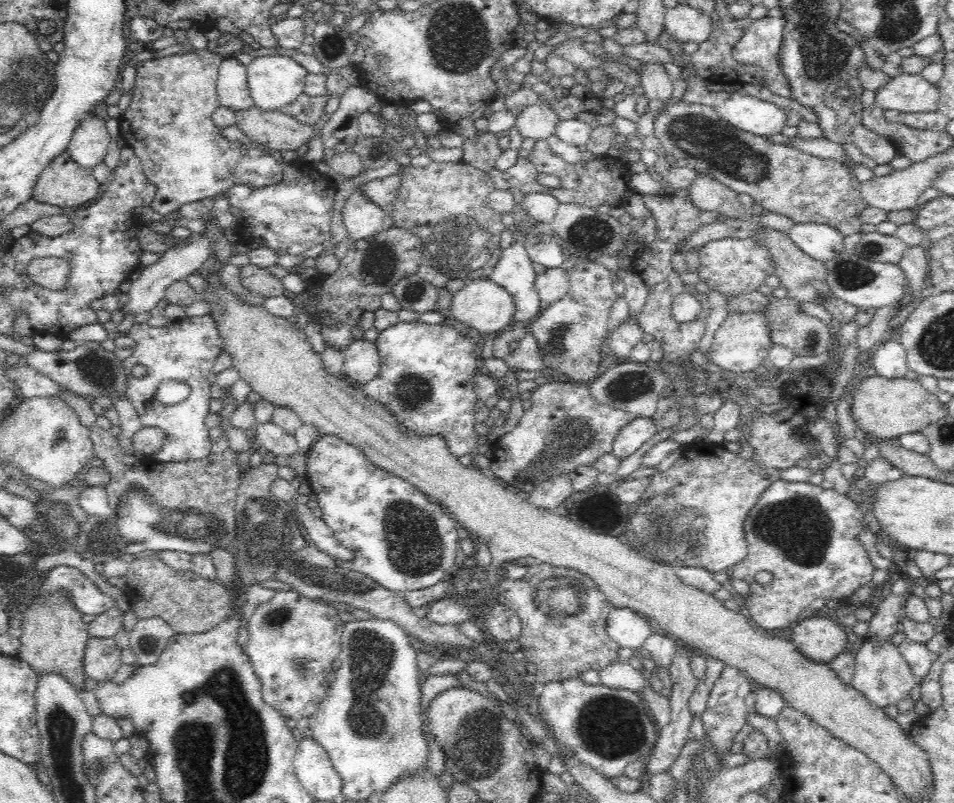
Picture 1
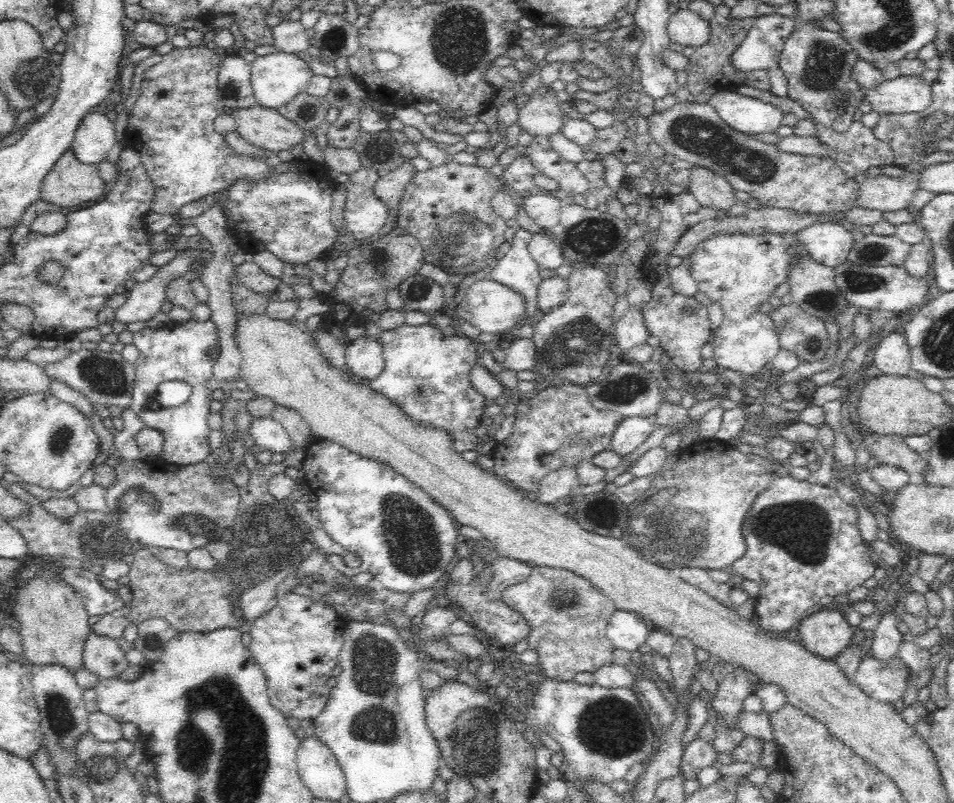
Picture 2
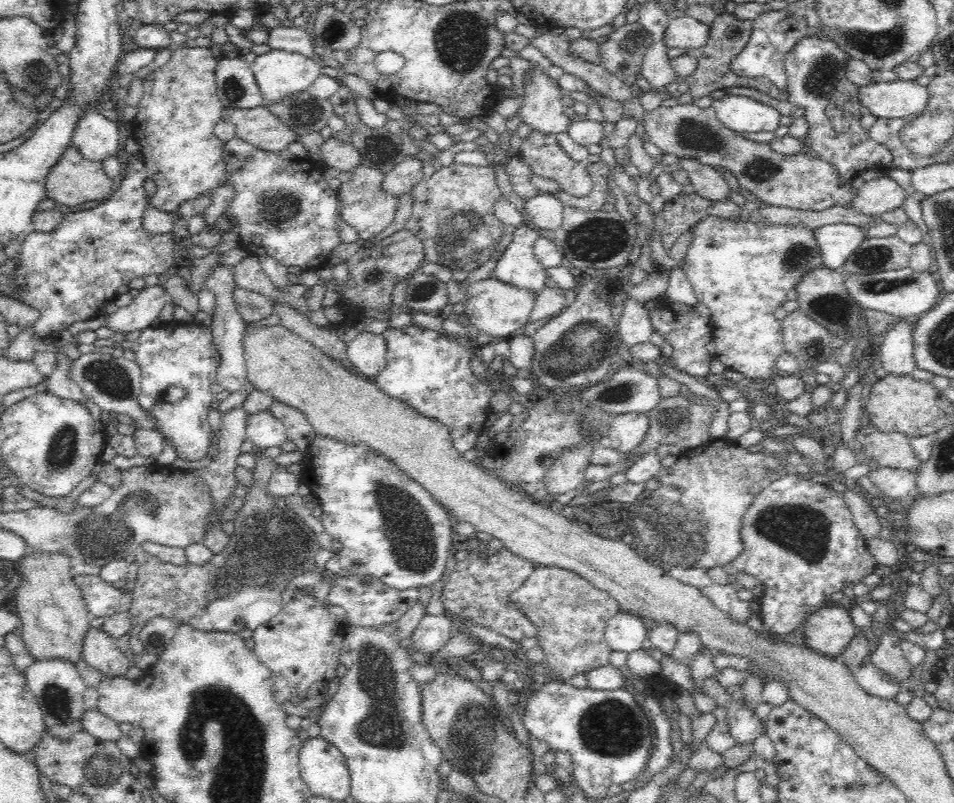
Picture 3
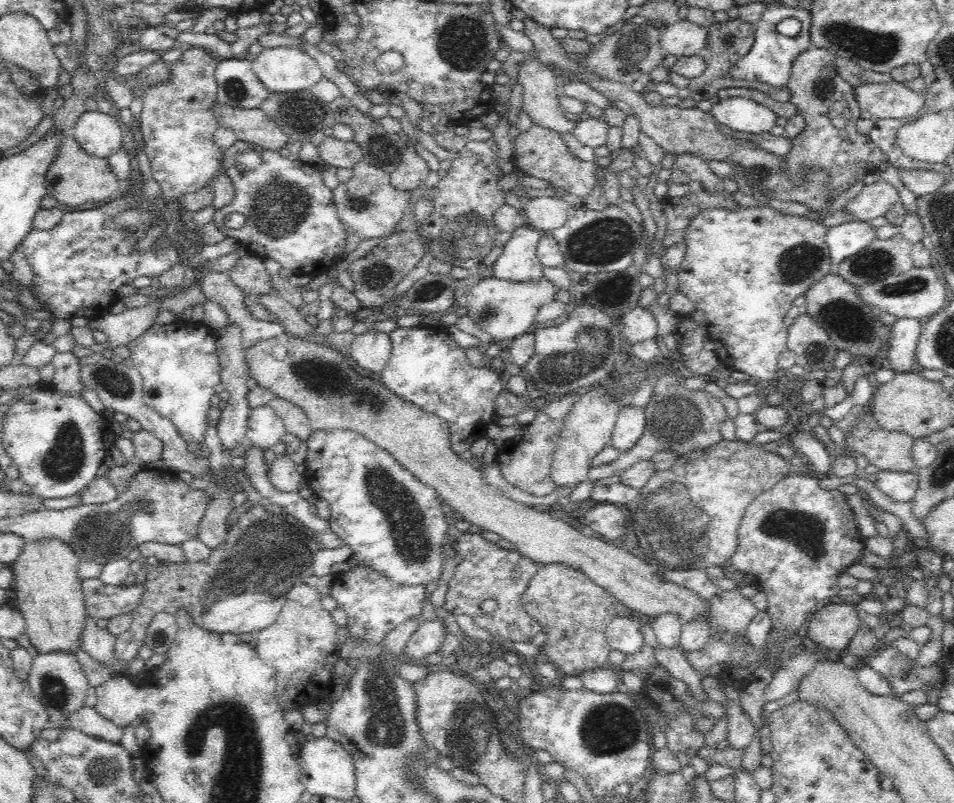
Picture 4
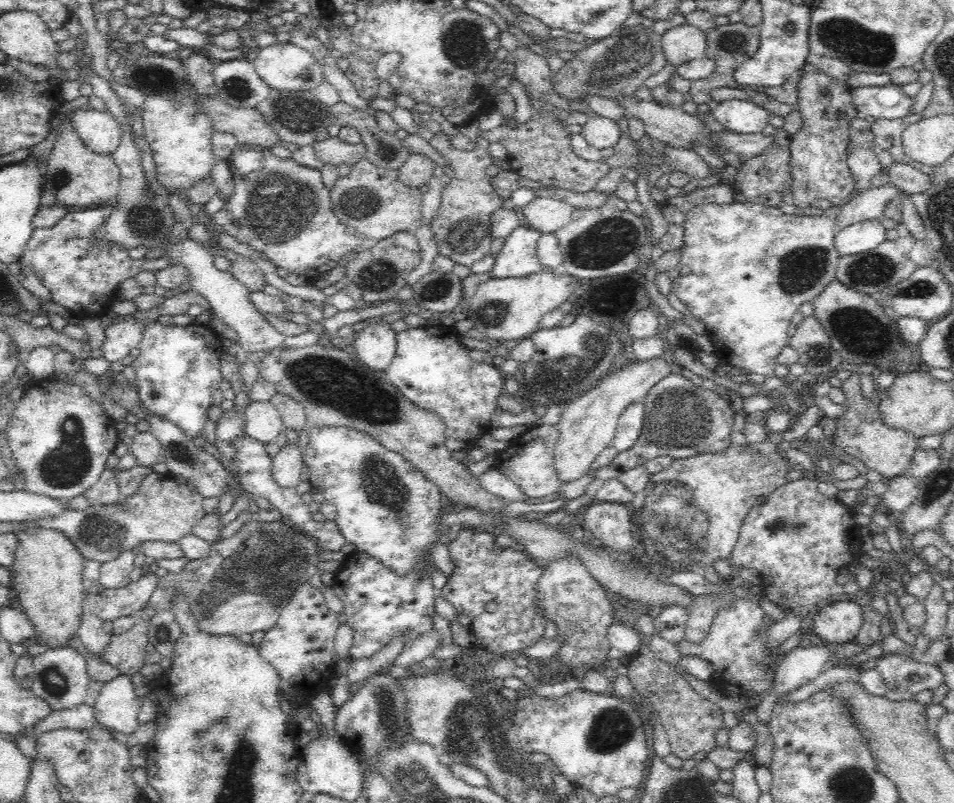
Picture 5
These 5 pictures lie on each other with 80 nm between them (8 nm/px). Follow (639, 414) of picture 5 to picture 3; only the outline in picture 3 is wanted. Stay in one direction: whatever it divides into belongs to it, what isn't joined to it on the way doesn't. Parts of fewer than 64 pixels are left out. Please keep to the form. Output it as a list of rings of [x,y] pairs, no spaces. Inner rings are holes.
[[[624,412],[615,415],[609,426],[606,444],[618,452],[629,454],[642,442],[648,426],[646,412]]]

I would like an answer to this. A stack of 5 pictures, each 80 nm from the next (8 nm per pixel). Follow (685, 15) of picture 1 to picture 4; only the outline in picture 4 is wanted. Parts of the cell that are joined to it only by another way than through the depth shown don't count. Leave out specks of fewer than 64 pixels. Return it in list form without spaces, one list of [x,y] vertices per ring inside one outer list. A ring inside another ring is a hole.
[[[686,19],[668,25],[661,31],[660,47],[664,57],[678,60],[700,57],[707,44],[707,29]]]

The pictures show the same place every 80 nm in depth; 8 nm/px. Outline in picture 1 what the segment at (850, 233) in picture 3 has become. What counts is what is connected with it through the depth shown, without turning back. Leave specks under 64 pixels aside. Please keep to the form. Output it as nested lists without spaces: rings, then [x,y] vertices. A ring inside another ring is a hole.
[[[798,223],[787,235],[802,252],[824,264],[846,252],[845,236],[837,228],[827,224]]]

